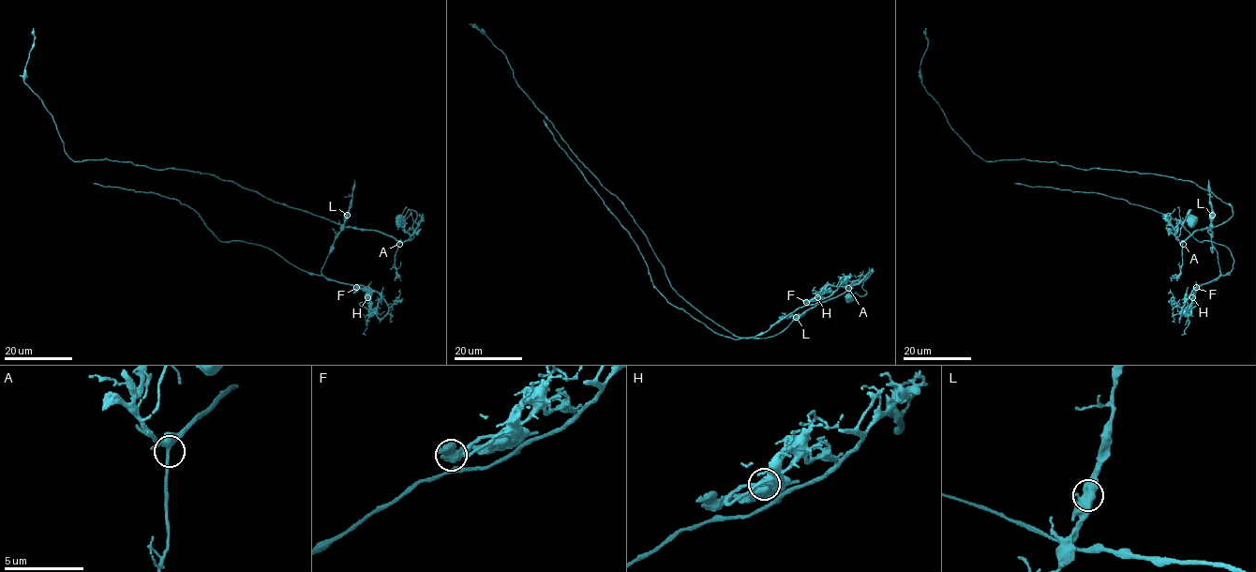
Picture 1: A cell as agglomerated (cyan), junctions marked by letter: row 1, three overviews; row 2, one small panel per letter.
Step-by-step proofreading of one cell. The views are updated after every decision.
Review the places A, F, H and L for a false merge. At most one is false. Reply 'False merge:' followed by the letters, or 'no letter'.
False merge: L

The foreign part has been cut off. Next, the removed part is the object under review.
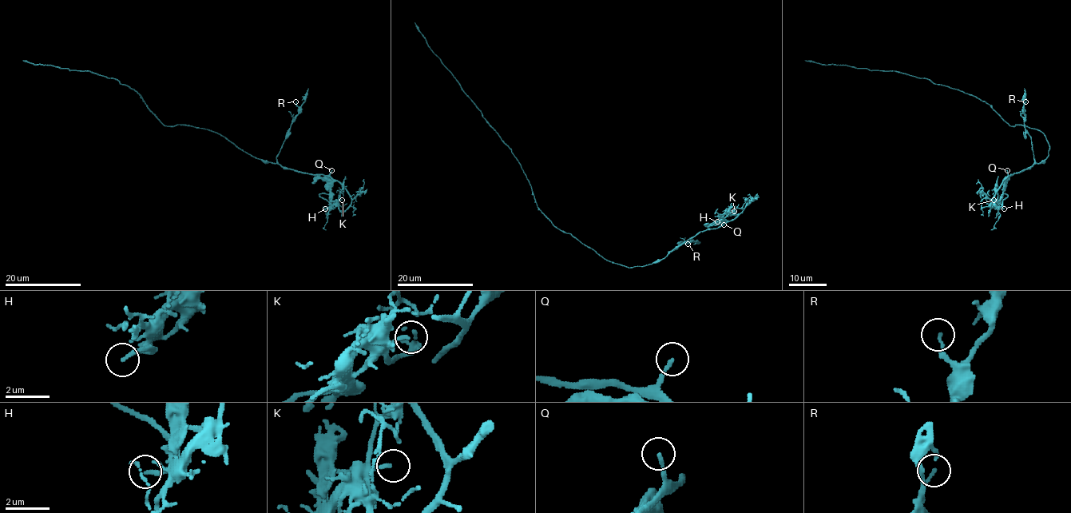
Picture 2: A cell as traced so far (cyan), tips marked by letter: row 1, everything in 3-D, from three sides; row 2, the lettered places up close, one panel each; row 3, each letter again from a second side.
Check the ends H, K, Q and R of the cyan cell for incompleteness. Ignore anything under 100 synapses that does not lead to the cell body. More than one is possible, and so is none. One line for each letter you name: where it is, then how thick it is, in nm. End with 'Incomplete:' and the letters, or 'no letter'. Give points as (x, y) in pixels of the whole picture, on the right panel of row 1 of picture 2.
Q: (1007, 170) | 150 nm
Incomplete: Q

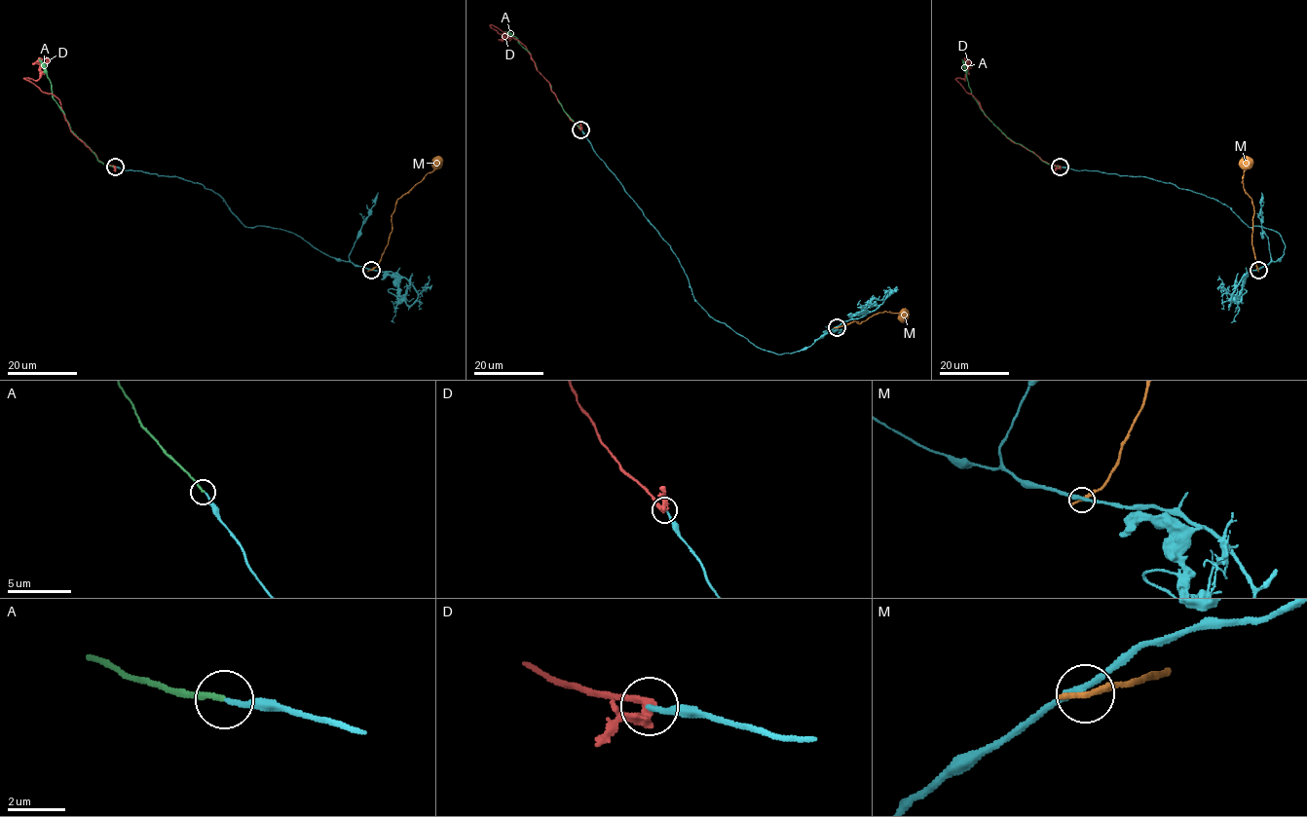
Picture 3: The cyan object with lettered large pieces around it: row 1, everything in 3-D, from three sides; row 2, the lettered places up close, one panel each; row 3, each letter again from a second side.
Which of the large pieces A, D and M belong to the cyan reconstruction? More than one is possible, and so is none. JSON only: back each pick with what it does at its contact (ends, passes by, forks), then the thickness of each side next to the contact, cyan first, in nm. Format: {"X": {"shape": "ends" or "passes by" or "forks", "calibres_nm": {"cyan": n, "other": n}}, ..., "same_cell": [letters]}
{"A": {"shape": "ends", "calibres_nm": {"cyan": 160, "other": 180}}, "same_cell": ["A"]}

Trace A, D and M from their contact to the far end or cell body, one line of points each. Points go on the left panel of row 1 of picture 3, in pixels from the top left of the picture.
A: (115, 167), (99, 162), (71, 129), (54, 98), (46, 66), (39, 58)
D: (115, 167), (100, 162), (71, 130), (60, 101), (24, 78), (37, 80), (47, 63), (45, 58)
M: (371, 270), (378, 264), (388, 241), (396, 202), (433, 169), (432, 160), (436, 161)

